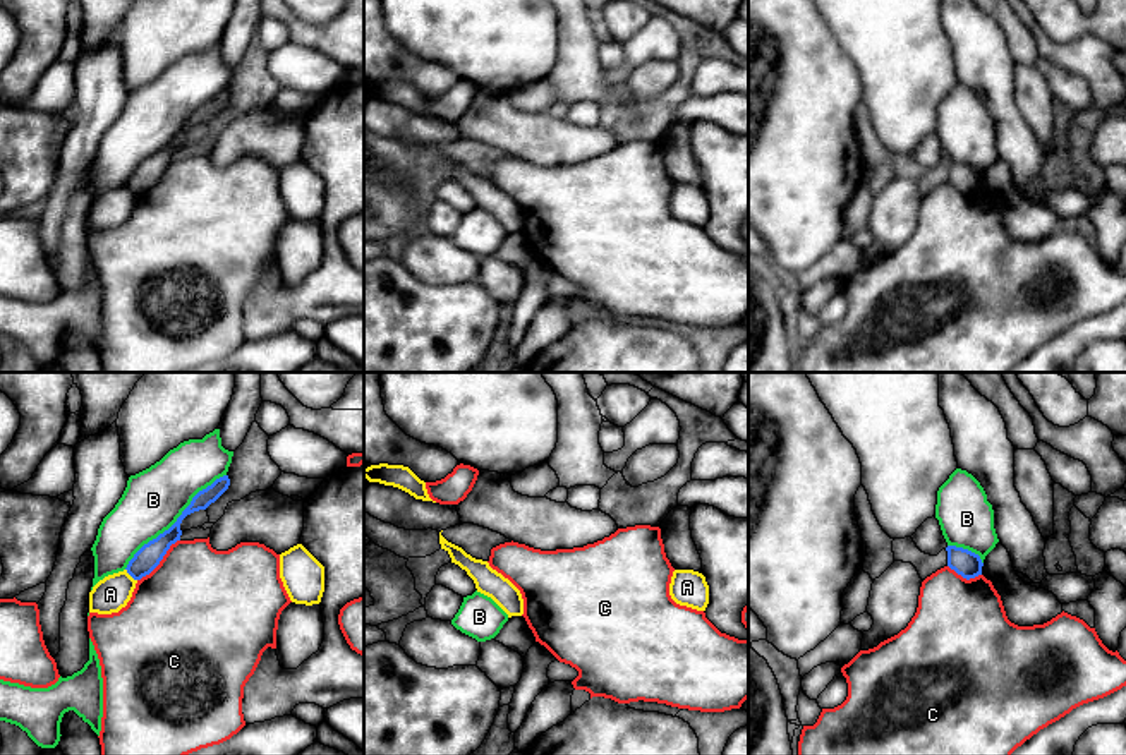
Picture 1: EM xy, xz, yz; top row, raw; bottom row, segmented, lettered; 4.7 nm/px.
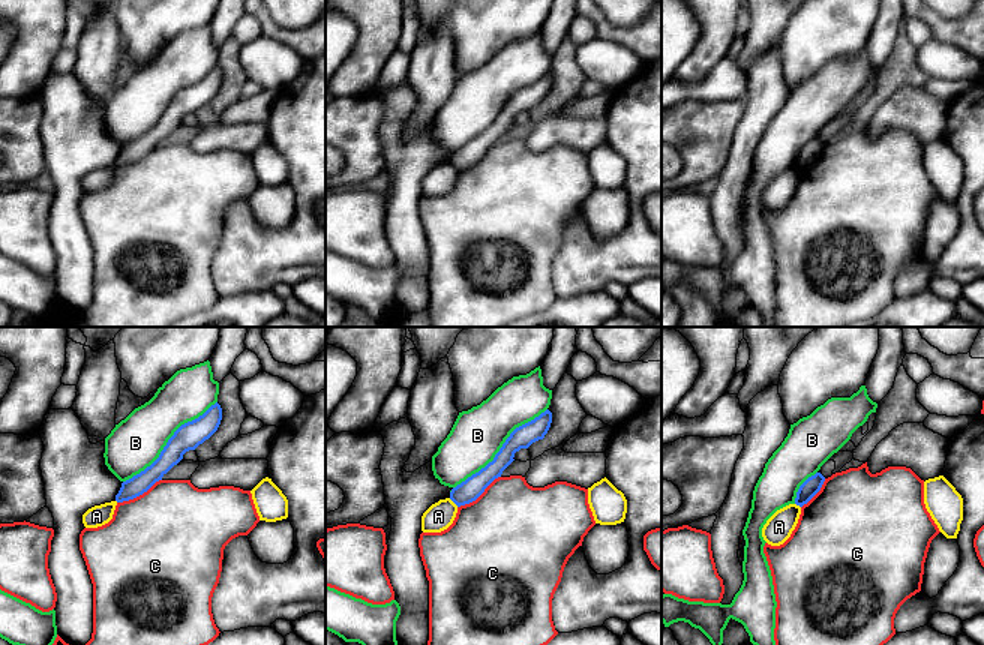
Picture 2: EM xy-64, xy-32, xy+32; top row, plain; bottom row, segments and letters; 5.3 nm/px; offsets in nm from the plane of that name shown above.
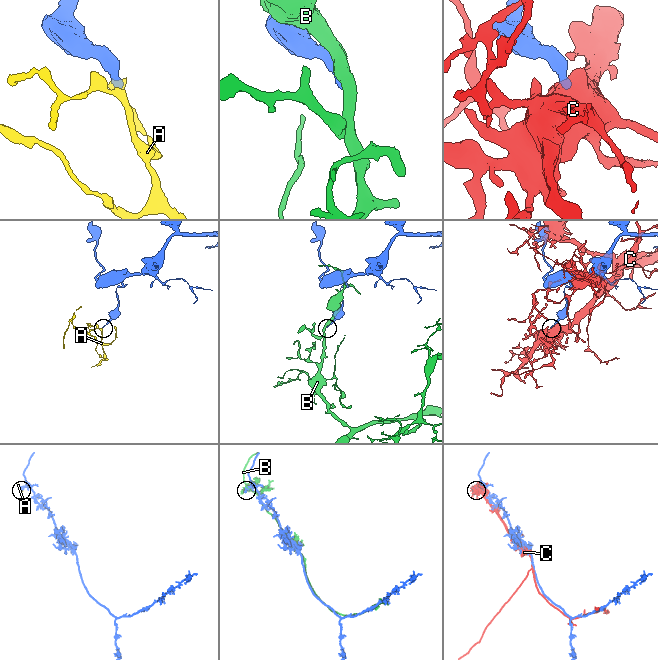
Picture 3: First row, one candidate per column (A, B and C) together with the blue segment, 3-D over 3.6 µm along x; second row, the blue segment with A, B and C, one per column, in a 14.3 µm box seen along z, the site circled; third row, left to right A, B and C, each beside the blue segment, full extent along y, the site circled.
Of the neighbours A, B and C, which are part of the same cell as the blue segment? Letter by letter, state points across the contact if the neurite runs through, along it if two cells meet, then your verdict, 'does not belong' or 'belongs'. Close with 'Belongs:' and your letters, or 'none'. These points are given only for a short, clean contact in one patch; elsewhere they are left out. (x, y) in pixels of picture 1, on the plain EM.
A: border along xy (126, 184), (136, 196); does not belong
B: does not belong
C: does not belong
Belongs: none

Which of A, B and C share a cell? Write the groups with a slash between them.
A / B / C

